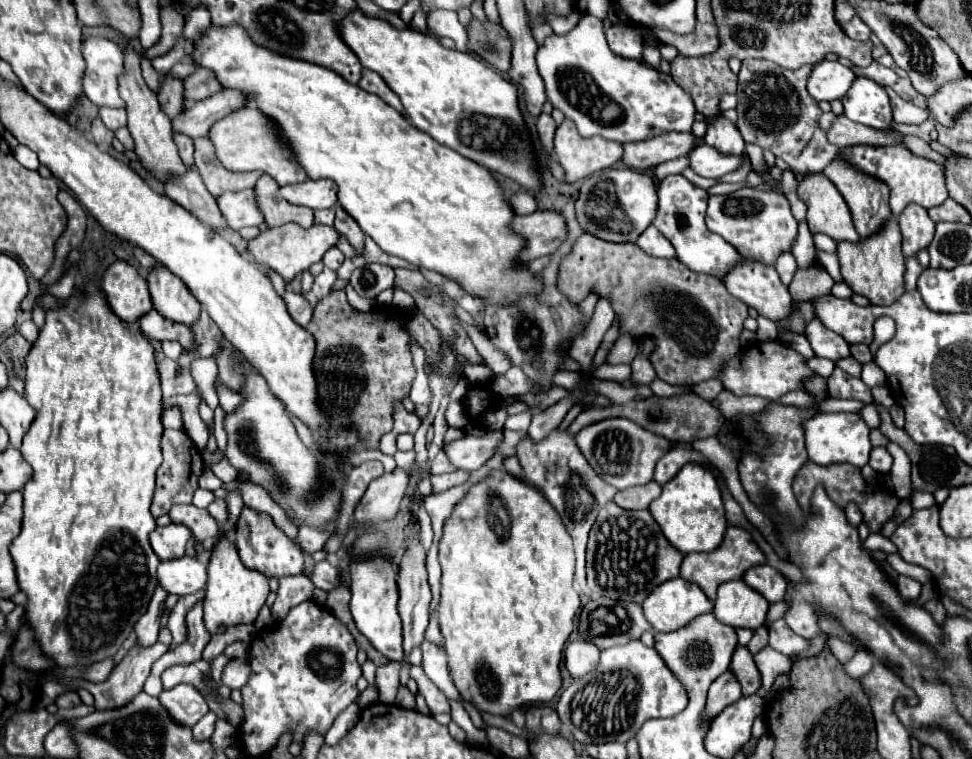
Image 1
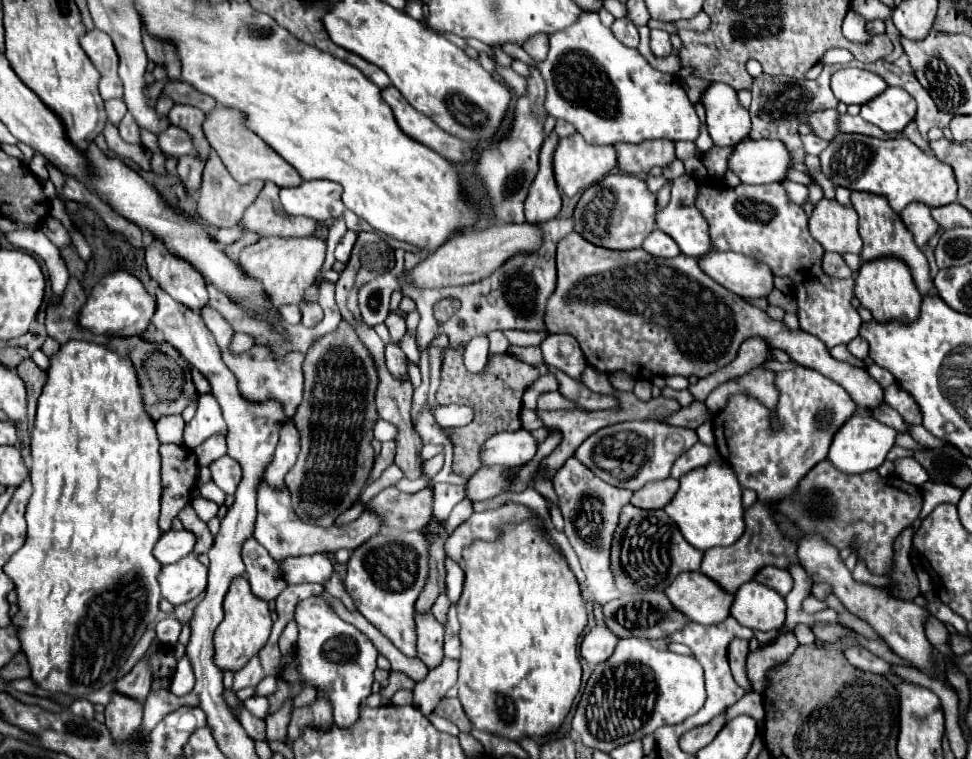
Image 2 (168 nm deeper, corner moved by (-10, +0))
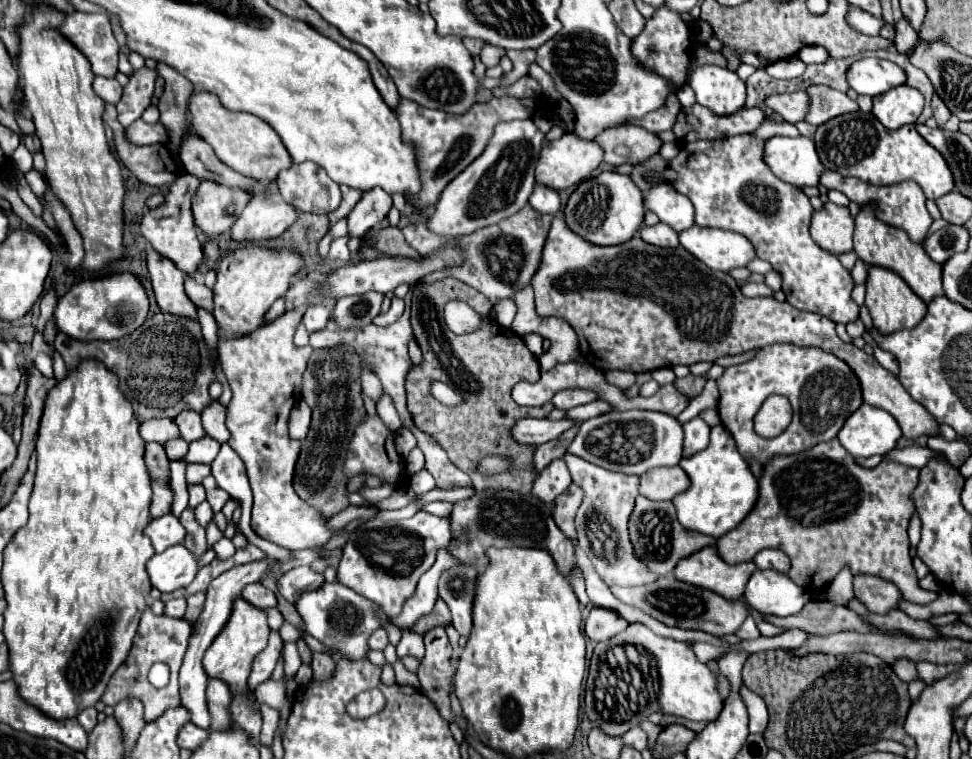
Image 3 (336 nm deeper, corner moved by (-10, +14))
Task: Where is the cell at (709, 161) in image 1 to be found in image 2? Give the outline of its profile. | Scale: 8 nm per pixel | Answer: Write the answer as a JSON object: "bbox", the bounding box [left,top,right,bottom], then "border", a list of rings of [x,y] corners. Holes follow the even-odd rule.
{"bbox":[728,139,792,183],"border":[[[750,139],[736,145],[728,167],[742,183],[782,183],[788,179],[788,171],[792,169],[792,155],[780,141]]]}

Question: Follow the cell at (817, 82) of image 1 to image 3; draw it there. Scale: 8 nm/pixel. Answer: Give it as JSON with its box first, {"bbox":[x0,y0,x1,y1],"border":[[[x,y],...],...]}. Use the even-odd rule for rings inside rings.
{"bbox":[846,57,906,97],"border":[[[866,57],[848,67],[846,79],[856,93],[874,97],[896,85],[902,85],[906,81],[906,73],[892,61]]]}

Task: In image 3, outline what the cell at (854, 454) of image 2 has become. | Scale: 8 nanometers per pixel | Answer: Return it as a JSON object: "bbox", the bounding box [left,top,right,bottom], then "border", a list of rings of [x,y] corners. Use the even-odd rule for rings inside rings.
{"bbox":[838,405,902,457],"border":[[[860,405],[838,433],[838,441],[852,457],[886,455],[902,437],[896,419],[872,405]]]}

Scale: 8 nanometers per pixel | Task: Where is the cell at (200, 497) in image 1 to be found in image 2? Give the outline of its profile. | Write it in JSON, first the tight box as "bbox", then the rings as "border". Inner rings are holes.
{"bbox":[192,499,218,521],"border":[[[196,499],[194,503],[192,503],[192,507],[194,507],[194,511],[198,513],[198,517],[202,519],[202,521],[210,521],[216,513],[218,513],[218,505],[216,503],[212,503],[212,501],[206,501],[206,499]]]}

